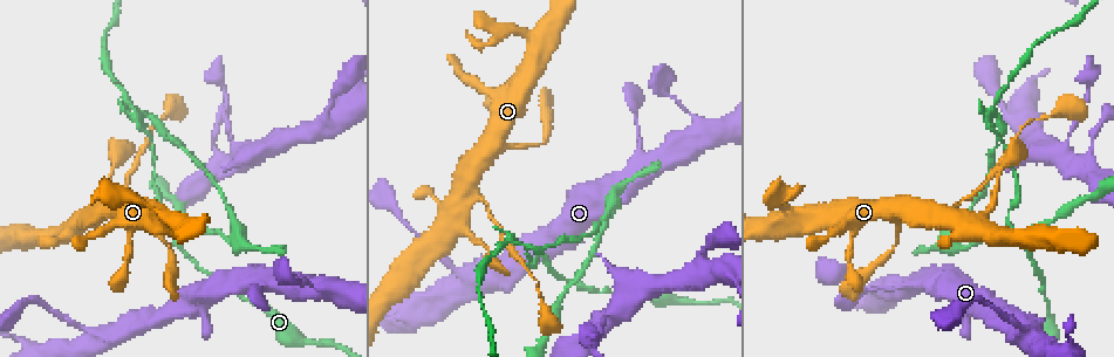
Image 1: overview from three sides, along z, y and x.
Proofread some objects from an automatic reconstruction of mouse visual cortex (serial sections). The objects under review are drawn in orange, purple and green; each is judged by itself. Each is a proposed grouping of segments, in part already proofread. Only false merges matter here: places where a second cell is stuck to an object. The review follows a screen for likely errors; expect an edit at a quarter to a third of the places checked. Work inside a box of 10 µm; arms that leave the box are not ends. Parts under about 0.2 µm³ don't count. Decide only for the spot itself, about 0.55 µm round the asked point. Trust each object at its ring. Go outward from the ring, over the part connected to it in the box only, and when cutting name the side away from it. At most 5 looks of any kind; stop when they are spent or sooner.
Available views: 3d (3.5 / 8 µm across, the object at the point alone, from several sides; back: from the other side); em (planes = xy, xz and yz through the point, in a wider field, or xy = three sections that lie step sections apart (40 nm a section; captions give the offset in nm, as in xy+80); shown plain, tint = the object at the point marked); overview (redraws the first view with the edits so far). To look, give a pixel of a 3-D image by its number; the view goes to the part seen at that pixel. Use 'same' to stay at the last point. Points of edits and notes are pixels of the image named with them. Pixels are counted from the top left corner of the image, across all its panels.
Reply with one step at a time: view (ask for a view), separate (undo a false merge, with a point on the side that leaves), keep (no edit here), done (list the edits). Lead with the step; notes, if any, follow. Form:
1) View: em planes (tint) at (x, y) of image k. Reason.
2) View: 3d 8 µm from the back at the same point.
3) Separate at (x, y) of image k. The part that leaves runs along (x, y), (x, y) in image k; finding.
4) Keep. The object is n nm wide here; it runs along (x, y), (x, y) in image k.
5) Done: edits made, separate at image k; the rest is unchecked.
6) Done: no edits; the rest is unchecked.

View: 3d 3.5 µm from the back at (96, 332) of image 1. Two arms in line, one across.

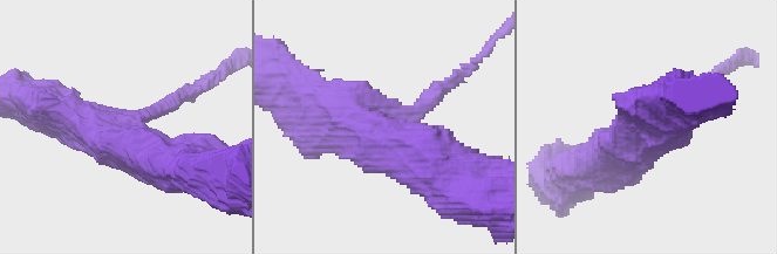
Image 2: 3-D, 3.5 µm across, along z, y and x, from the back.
View: em planes (tint) at (125, 122) of image 2. 3 arms meet here; the arms are 200, 600, 600 nm wide; now the EM.

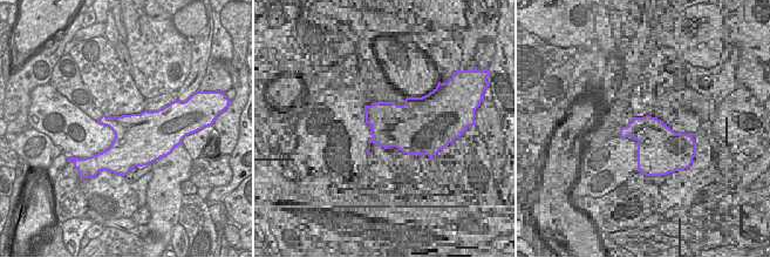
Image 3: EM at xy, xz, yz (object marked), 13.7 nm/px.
Keep. The object is 650 nm wide here; it runs along (42, 102), (169, 164) in image 2; one cell here.

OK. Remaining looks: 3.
View: 3d 8 µm at (466, 186) of image 1. Sharp bend.

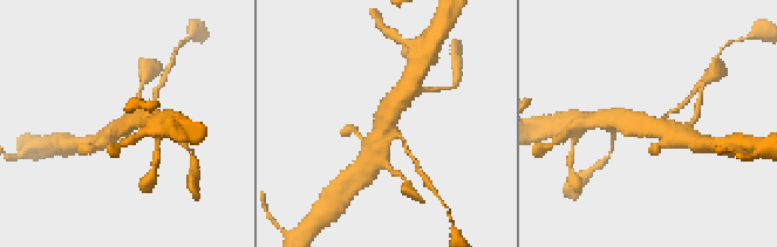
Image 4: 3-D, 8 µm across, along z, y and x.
View: 3d 3.5 µm at the same point. Closer look.

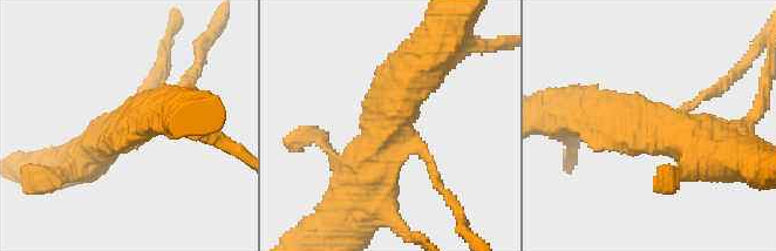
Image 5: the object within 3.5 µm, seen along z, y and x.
Keep. It runs along (424, 61), (355, 184) in image 5; one cell here.

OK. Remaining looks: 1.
Done: no edits; the rest is unchecked.

